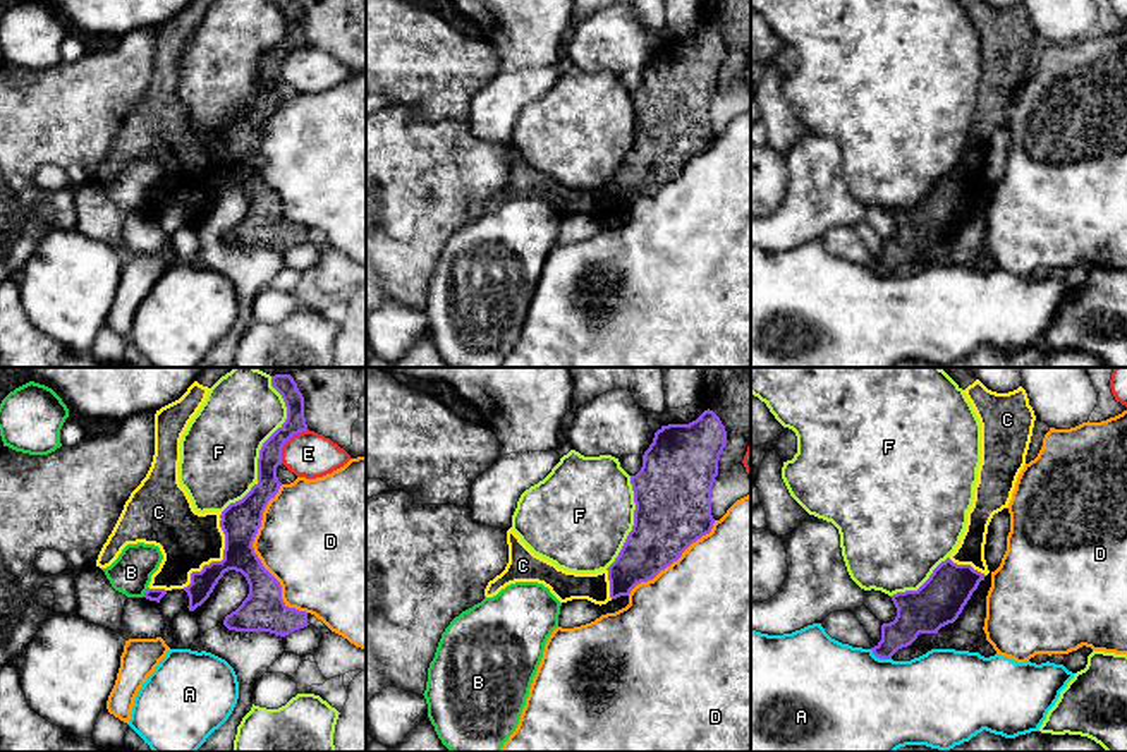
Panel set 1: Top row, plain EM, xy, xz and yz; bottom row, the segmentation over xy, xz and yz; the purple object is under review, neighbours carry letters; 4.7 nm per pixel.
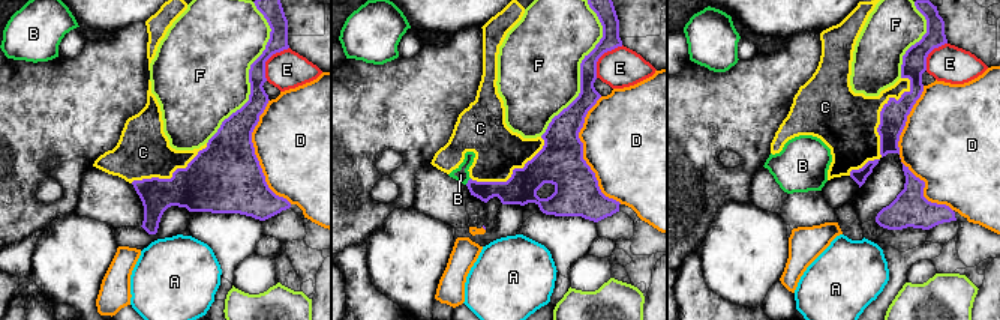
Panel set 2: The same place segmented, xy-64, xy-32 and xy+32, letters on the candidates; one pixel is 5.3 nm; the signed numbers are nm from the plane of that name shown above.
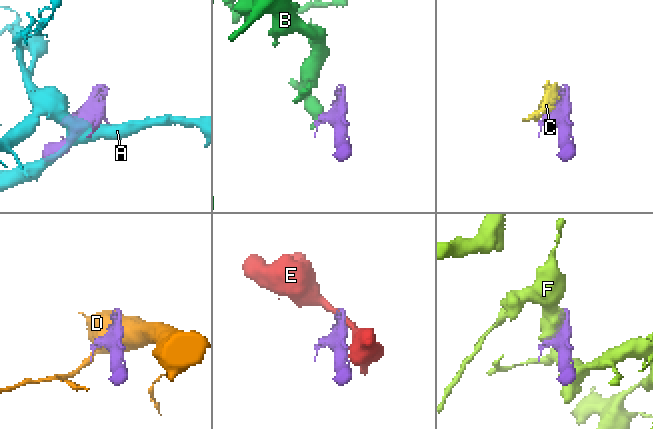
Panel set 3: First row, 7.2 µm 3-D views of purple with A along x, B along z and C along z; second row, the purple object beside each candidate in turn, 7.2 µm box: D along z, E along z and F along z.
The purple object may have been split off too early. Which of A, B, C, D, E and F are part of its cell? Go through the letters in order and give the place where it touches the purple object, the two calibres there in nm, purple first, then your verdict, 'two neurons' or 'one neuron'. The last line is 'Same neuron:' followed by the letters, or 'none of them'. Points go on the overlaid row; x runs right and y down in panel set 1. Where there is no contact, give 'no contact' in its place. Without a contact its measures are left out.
A: meets purple in yz at (880, 658); 170 nm thick on the purple side, 500 nm on the other; two neurons
B: meets purple in xy at (145, 593); 60 nm thick on the purple side, 190 nm on the other; two neurons
C: meets purple in xy at (224, 558); 180 nm thick on the purple side, 280 nm on the other; one neuron
D: meets purple in xy at (256, 555); 190 nm thick on the purple side, 460 nm on the other; two neurons
E: meets purple in xy at (287, 440); 110 nm thick on the purple side, 220 nm on the other; two neurons
F: meets purple in xy at (279, 428); 110 nm thick on the purple side, 360 nm on the other; two neurons
Same neuron: C

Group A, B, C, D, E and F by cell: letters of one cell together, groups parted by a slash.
A / B / C / D / E / F

